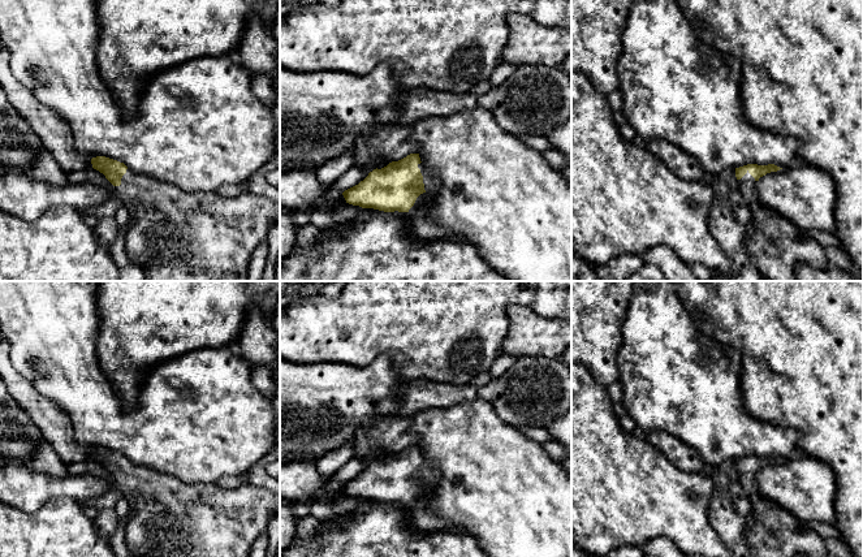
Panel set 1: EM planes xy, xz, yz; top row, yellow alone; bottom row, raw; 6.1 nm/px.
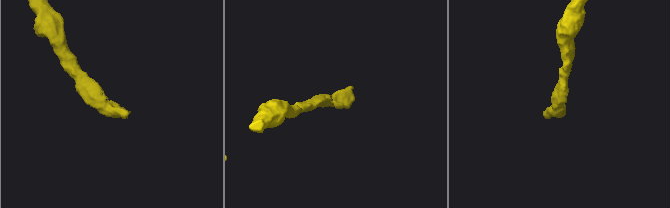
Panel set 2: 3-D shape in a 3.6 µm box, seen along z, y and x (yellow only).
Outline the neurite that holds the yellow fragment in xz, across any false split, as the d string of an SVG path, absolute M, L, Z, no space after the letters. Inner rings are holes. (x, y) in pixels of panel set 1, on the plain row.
M419 445L374 461L358 476L342 484L346 495L384 504L409 504L417 489L440 480L436 465L424 461Z

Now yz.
M747 455L735 459L743 495L750 500L754 514L747 518L746 539L755 557L829 557L825 539L801 527L802 521L784 508L767 500L758 488L760 469L782 459L768 455Z

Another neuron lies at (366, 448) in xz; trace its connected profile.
M377 415L367 432L354 439L354 458L370 462L377 453L398 453L410 445L419 444L419 436L409 432L411 418Z

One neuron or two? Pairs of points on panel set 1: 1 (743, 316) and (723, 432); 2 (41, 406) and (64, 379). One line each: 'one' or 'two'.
1: two
2: two

